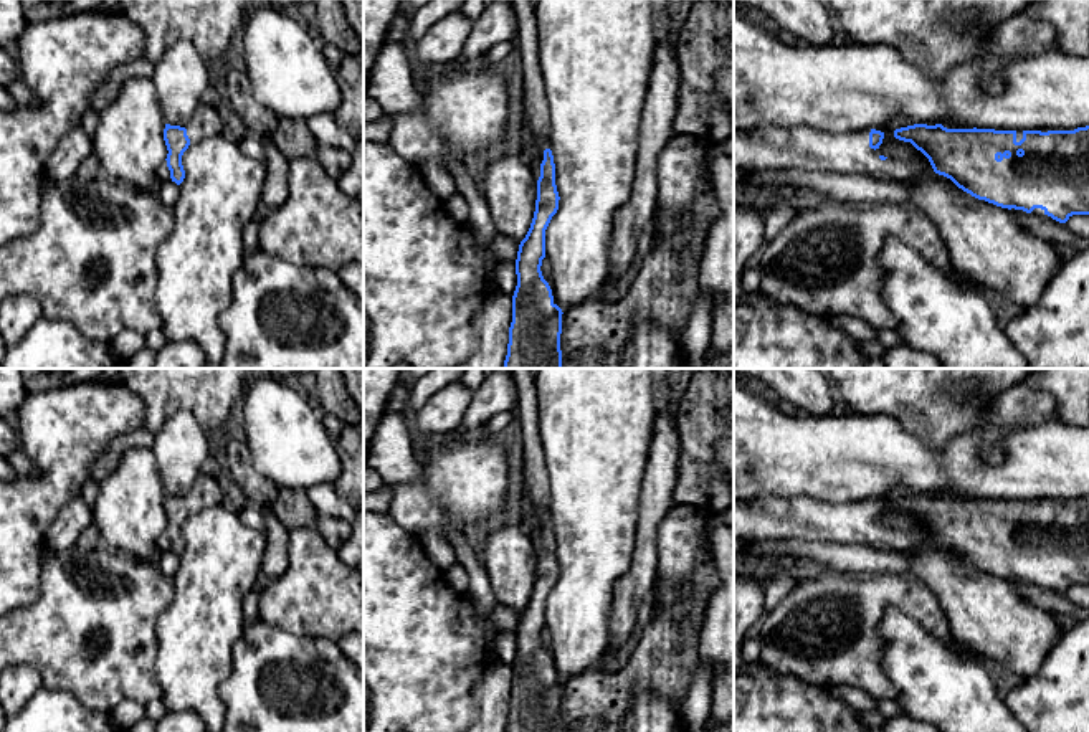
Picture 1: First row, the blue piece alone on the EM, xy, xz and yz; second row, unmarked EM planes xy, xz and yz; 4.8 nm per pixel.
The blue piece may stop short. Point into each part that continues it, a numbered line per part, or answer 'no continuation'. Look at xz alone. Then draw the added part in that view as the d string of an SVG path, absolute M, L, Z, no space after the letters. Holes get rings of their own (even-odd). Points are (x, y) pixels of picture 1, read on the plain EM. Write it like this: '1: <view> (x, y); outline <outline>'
1: xz (531, 519); outline M514 454L514 494L512 494L512 517L519 522L524 532L530 537L535 550L540 547L540 534L544 530L544 520L550 519L549 509L539 511L530 506L525 489L521 482L521 456Z

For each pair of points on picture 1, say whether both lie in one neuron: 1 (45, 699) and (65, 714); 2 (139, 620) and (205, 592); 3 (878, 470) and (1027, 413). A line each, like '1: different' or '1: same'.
1: same
2: different
3: different

